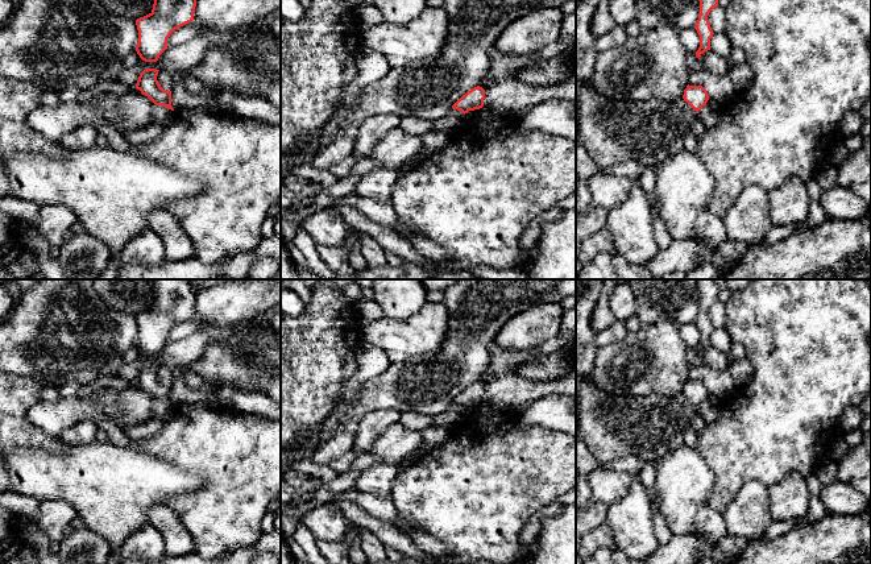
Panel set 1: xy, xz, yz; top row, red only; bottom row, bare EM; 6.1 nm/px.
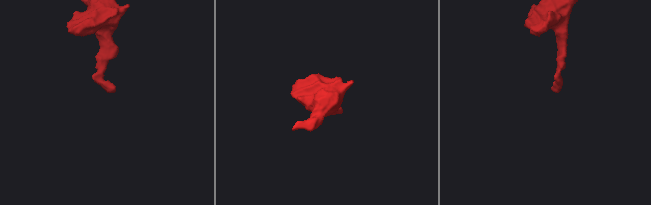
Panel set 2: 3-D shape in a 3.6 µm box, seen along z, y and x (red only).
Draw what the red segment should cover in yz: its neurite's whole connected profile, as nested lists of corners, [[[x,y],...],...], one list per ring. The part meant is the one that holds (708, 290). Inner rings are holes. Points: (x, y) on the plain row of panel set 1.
[[[697,279],[700,310],[694,324],[700,331],[700,343],[696,347],[698,354],[705,347],[710,345],[710,333],[714,328],[710,323],[708,311],[713,303],[718,302],[719,290],[717,279]]]

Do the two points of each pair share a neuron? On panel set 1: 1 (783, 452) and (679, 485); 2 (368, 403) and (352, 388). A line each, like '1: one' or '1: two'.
1: two
2: two

